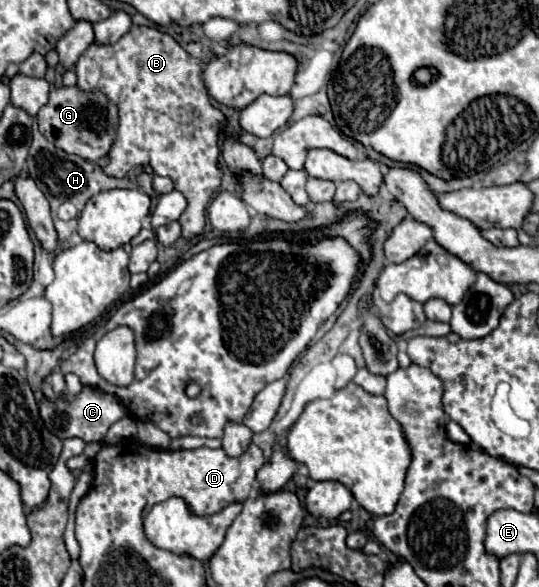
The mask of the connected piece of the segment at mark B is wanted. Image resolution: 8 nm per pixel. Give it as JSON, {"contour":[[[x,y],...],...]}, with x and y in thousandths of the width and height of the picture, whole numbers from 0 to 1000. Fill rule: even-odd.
{"contour":[[[249,43],[219,73],[212,77],[178,77],[171,73],[141,104],[145,148],[148,152],[182,152],[197,158],[223,186],[223,213],[215,240],[200,261],[204,278],[197,295],[208,302],[230,302],[245,281],[267,281],[271,267],[289,298],[319,302],[327,322],[345,332],[349,353],[334,370],[338,400],[360,404],[378,394],[382,356],[393,336],[408,319],[408,288],[404,288],[404,230],[419,216],[419,199],[397,186],[386,172],[386,155],[375,138],[375,111],[356,107],[353,94],[312,60],[282,46]],[[167,124],[186,124],[182,138],[167,135]]]}

